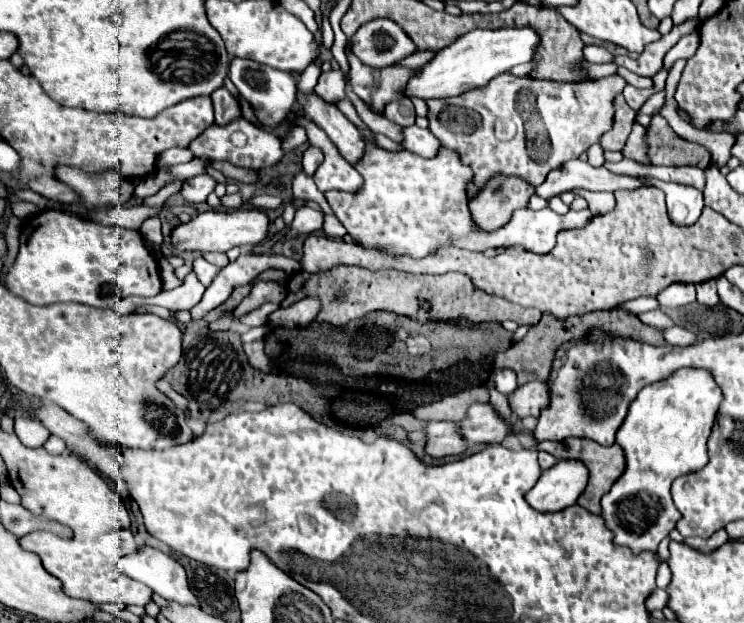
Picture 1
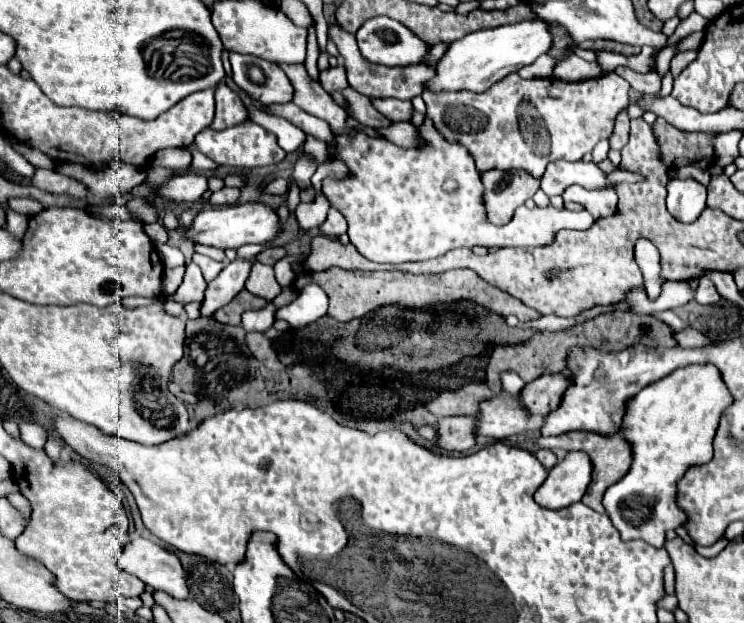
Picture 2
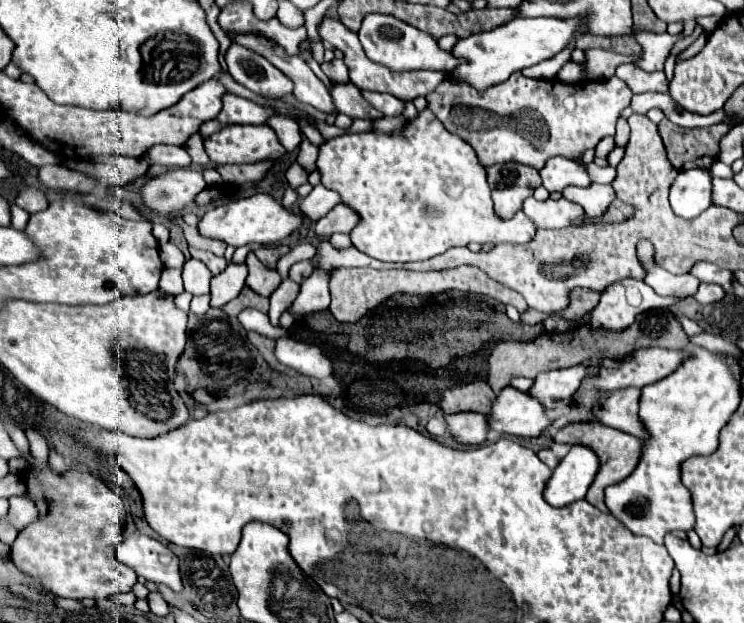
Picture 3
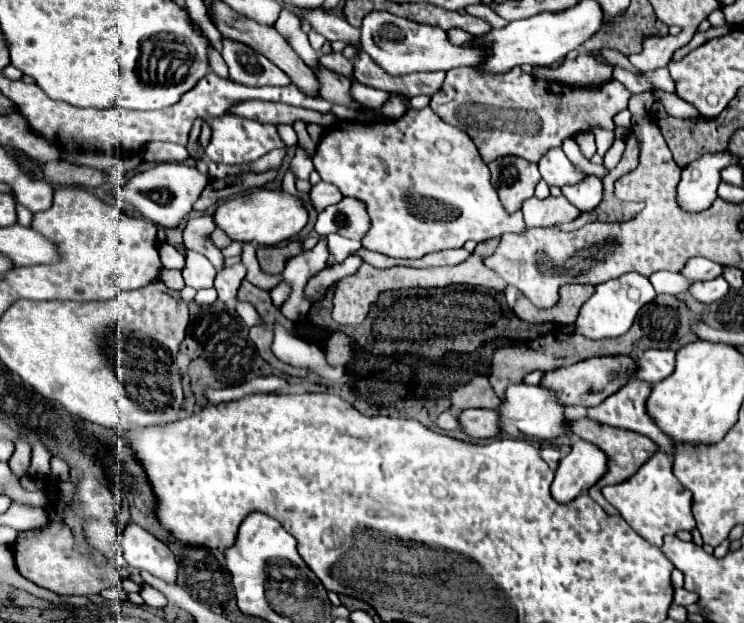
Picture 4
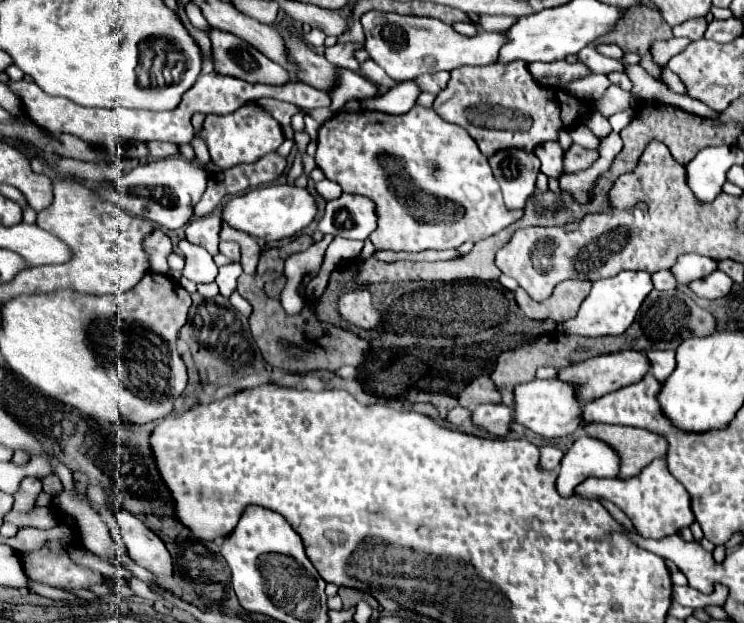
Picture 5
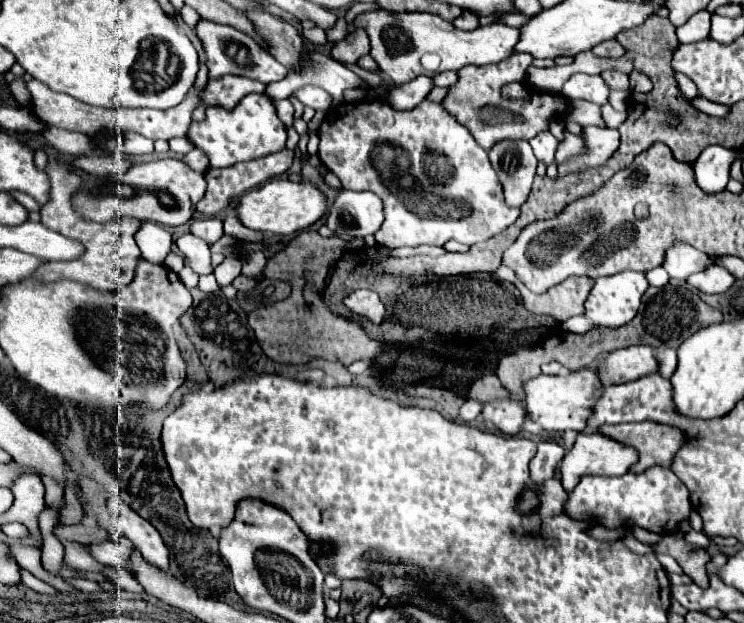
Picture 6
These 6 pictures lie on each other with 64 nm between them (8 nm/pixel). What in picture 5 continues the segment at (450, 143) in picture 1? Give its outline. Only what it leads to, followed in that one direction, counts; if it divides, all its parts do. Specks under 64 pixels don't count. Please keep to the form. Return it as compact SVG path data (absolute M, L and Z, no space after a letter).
M522 60L512 64L490 64L490 66L462 66L452 70L452 78L434 102L434 110L448 122L454 122L470 132L478 148L492 156L502 148L524 148L534 150L536 144L546 140L558 140L558 130L576 124L590 108L600 110L606 118L620 110L628 110L632 94L618 86L610 86L594 106L590 102L578 102L564 88L550 88L534 82Z

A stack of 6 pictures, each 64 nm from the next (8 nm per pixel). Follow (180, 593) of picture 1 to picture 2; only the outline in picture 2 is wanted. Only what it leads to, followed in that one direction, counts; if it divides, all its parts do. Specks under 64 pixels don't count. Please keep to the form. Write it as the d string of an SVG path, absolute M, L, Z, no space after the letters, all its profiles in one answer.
M132 540L124 546L124 552L120 552L118 562L126 572L138 576L148 586L164 590L174 598L190 598L180 560L152 540Z

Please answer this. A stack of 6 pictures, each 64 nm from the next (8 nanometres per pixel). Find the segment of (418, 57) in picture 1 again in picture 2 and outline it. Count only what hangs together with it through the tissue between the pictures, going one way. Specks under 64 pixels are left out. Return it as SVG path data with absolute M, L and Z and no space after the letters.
M438 43L431 47L426 60L424 60L424 65L435 66L437 61L444 55L448 47L446 43Z

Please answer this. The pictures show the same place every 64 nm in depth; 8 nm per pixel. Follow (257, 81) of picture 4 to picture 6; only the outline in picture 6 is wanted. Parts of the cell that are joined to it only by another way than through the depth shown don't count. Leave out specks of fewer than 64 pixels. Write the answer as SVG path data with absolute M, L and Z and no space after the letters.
M204 18L198 20L198 24L194 26L194 32L200 38L204 54L206 54L208 78L220 78L224 74L236 74L236 76L246 76L246 78L258 80L262 84L270 84L270 82L278 82L286 76L286 66L280 64L268 50L264 50L246 32L240 32L228 24L216 24L216 22L210 22Z

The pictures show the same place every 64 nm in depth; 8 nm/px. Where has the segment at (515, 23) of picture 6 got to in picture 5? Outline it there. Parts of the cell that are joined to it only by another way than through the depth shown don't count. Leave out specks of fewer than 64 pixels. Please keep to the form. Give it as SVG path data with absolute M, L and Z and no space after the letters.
M480 14L479 17L481 26L486 31L506 31L517 21L515 17L503 15Z

